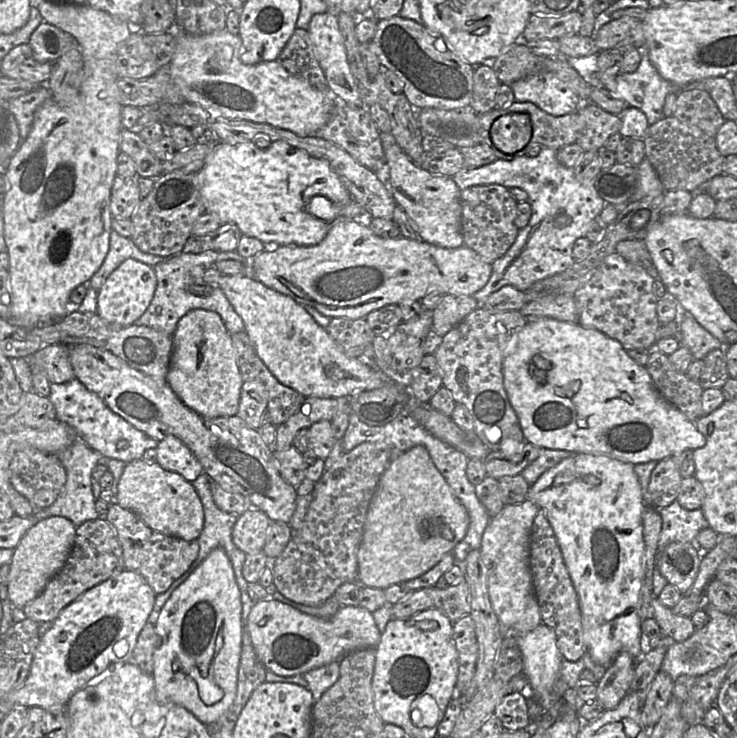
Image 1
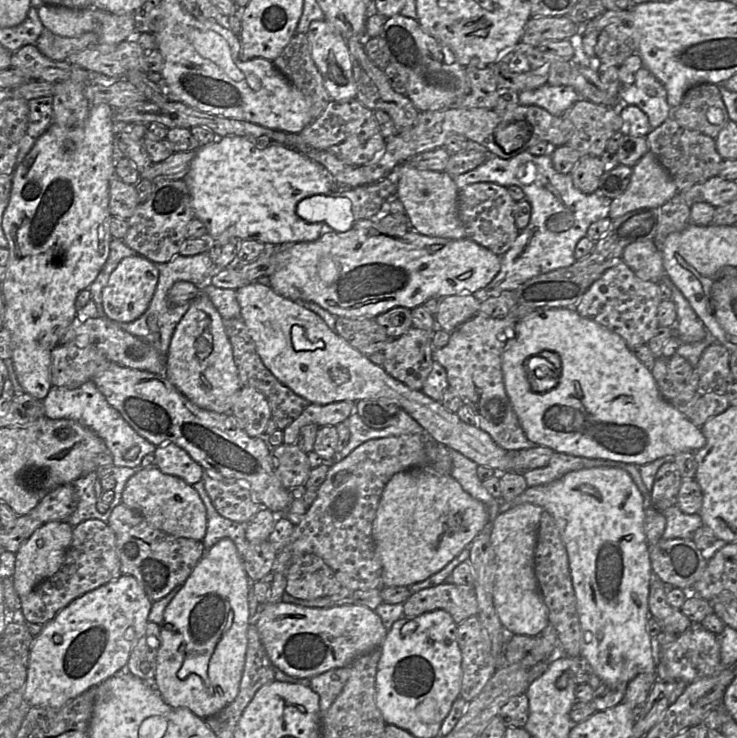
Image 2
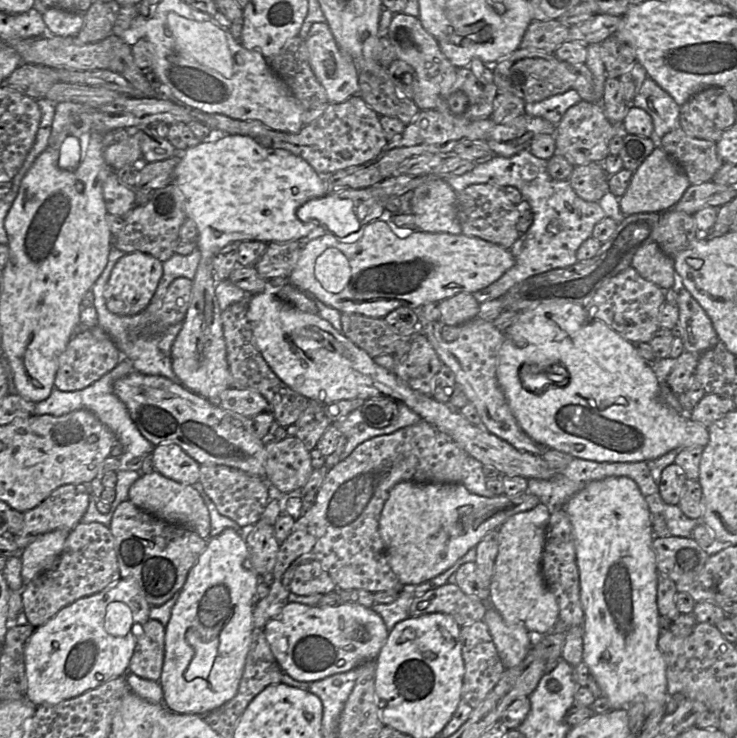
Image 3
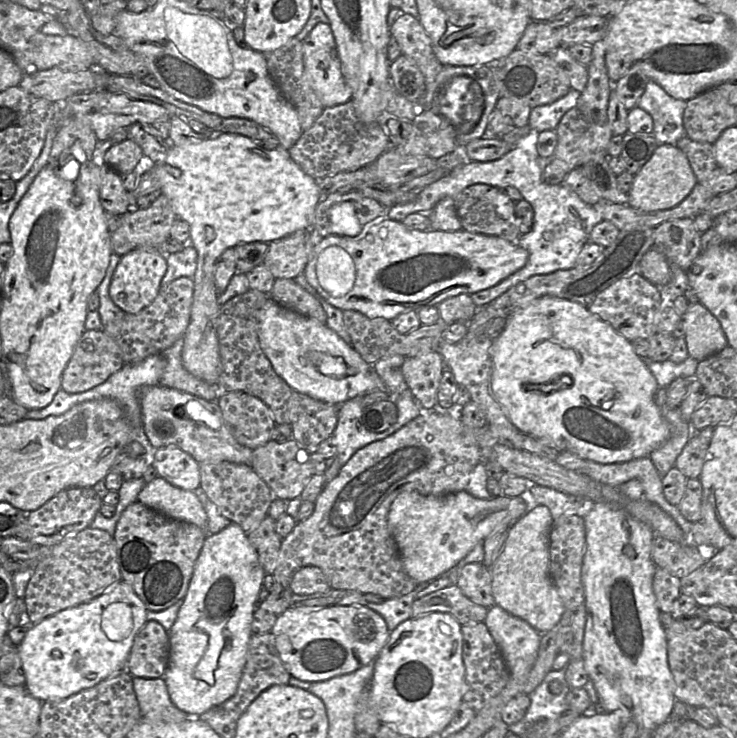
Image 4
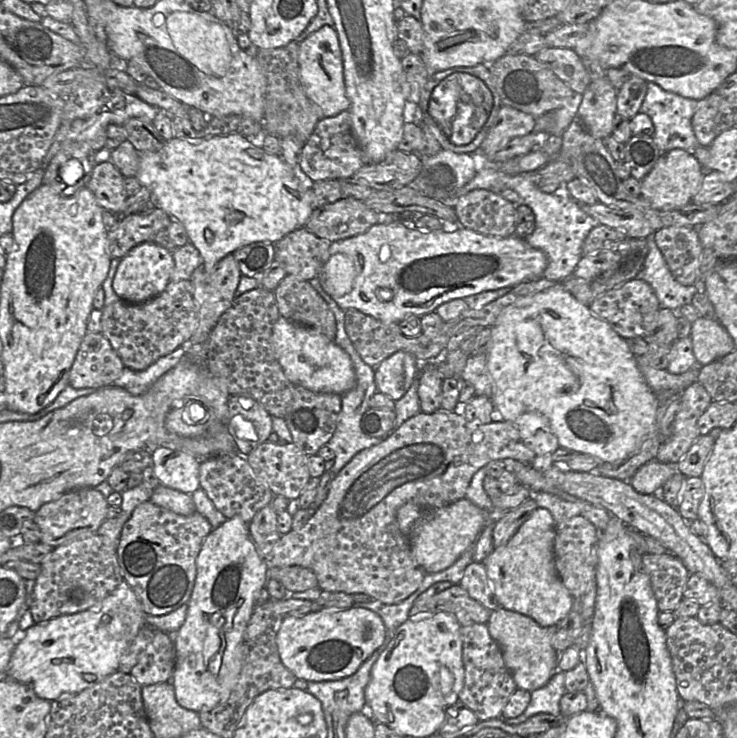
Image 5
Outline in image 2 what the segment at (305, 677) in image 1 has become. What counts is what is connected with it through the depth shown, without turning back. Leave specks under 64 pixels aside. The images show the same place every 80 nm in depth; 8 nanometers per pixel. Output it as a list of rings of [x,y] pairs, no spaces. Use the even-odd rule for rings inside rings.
[[[349,666],[328,670],[310,679],[294,678],[280,670],[275,670],[275,681],[309,687],[319,696],[320,721],[331,704],[342,691],[350,675]]]

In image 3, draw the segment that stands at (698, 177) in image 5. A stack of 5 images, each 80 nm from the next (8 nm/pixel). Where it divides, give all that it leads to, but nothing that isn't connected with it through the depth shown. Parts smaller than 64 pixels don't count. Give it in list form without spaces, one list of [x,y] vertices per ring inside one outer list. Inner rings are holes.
[[[658,146],[633,172],[626,192],[619,198],[620,211],[625,216],[665,212],[677,204],[690,185],[690,181],[681,167]]]

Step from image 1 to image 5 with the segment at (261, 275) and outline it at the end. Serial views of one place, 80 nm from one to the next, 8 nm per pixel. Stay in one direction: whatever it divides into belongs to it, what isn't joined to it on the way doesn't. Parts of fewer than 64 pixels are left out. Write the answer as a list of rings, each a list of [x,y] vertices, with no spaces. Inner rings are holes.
[[[380,213],[380,223],[366,232],[331,242],[329,254],[316,277],[325,293],[343,309],[356,309],[384,323],[399,323],[410,315],[423,316],[453,299],[464,299],[484,291],[515,287],[543,277],[548,261],[546,255],[528,245],[517,235],[506,238],[483,235],[459,227],[452,232],[425,232],[411,226],[411,217]]]

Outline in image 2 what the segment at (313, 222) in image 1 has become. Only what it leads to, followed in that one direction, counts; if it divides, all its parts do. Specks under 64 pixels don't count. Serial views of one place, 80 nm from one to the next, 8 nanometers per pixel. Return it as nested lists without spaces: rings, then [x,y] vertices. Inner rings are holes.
[[[225,136],[217,137],[215,141],[210,144],[200,146],[195,153],[195,157],[190,164],[190,169],[183,178],[188,186],[191,204],[194,211],[194,217],[201,220],[208,230],[208,236],[211,241],[214,240],[229,240],[230,238],[236,238],[240,240],[257,240],[265,243],[267,246],[278,246],[282,244],[293,244],[299,242],[315,241],[330,228],[323,223],[308,223],[298,217],[296,213],[296,207],[298,203],[313,195],[329,195],[336,194],[338,185],[334,177],[320,164],[302,156],[298,151],[282,146],[280,144],[273,144],[270,147],[261,149],[253,143],[256,138],[245,138],[240,136]]]

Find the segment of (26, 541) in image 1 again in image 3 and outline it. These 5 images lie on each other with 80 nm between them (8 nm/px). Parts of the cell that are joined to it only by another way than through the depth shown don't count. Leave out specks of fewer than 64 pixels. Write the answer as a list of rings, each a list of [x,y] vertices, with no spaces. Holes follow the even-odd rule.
[[[58,529],[41,535],[26,546],[21,555],[24,585],[56,566],[69,531]]]

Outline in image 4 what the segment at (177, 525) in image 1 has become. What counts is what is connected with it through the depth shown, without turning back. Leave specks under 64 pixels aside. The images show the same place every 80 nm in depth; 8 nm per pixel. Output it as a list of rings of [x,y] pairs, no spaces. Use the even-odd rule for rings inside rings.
[[[157,476],[144,485],[138,502],[169,518],[207,530],[208,517],[195,492],[178,488],[162,477]]]

